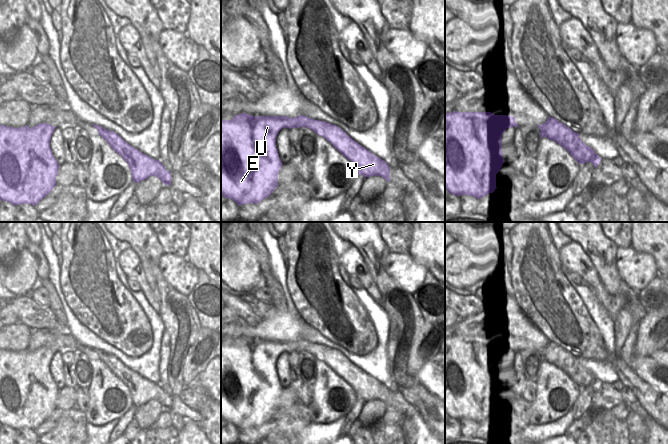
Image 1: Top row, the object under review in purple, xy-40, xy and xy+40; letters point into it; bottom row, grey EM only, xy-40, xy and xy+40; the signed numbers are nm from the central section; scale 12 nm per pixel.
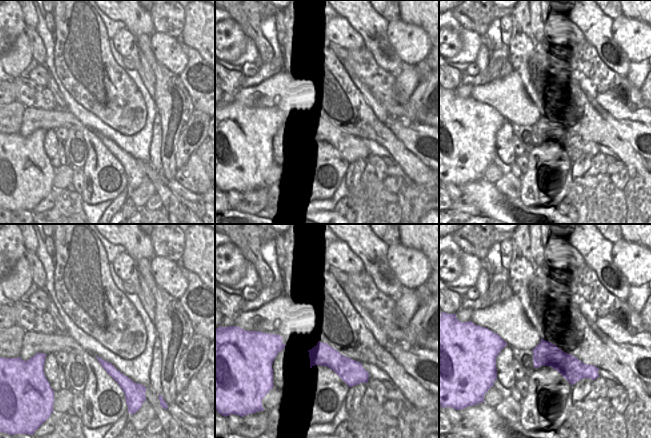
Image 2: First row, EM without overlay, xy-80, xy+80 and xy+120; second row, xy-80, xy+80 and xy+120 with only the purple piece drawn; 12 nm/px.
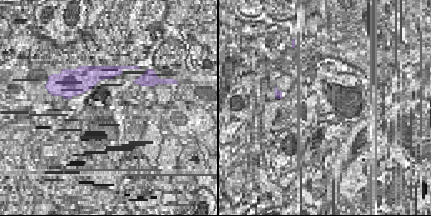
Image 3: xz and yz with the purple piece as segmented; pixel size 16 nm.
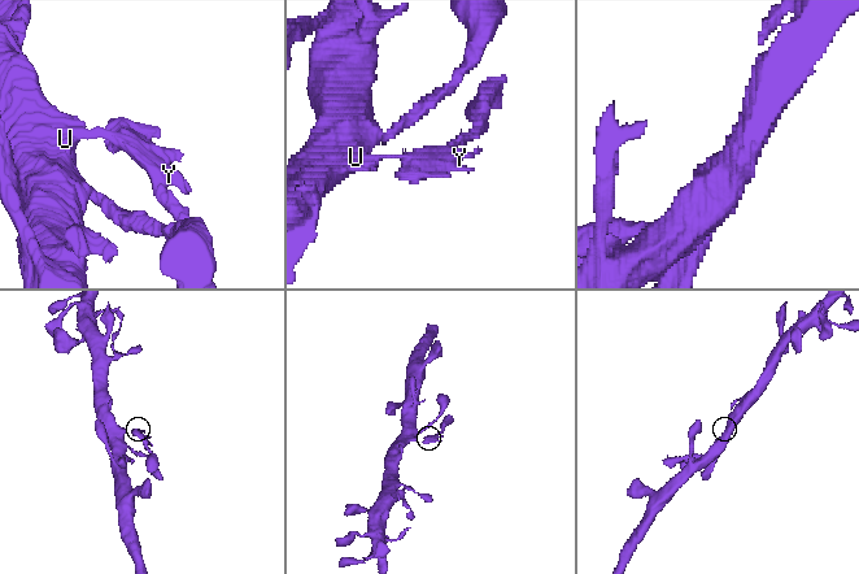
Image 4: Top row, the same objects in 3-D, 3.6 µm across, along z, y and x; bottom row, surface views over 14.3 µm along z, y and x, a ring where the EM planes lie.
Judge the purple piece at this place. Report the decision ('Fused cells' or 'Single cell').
Fused cells

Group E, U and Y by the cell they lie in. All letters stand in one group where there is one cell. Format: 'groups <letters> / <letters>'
groups E U / Y

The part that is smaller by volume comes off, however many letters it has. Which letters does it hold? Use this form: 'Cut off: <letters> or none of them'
Cut off: Y

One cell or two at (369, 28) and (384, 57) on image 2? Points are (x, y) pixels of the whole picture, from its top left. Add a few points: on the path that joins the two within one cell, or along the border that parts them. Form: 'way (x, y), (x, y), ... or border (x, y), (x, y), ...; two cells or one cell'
way (374, 35), (382, 50); one cell

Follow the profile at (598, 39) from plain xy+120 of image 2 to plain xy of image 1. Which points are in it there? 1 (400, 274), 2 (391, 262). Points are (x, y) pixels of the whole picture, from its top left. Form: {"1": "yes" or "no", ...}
{"1": "no", "2": "no"}

